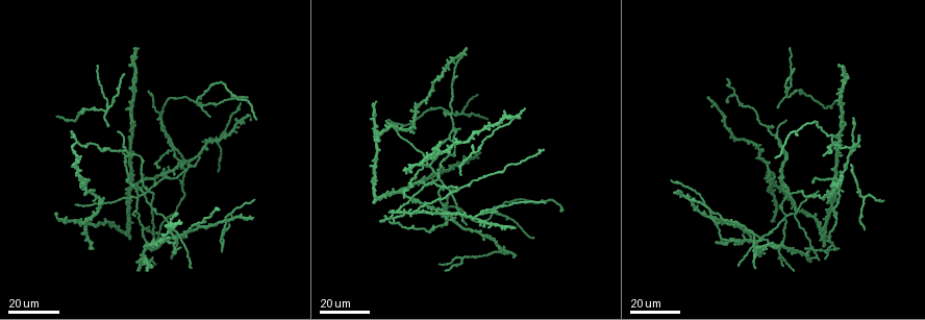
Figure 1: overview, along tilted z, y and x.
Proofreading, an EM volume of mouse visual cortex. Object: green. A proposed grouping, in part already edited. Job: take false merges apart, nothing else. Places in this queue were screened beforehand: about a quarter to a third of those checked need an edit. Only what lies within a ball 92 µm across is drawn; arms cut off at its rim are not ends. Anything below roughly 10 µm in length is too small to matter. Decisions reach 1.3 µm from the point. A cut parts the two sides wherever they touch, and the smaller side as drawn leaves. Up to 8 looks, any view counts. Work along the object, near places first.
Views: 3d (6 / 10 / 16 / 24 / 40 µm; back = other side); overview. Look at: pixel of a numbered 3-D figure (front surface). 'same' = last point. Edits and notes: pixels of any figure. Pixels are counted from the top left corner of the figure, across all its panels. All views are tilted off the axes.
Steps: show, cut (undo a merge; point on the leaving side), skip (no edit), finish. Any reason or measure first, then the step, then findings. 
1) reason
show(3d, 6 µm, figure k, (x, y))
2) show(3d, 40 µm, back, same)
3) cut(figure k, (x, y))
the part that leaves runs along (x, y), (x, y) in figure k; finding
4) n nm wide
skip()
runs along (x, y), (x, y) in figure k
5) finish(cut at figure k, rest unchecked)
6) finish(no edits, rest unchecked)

four-way junction
show(3d, 24 µm, figure 1, (424, 184))

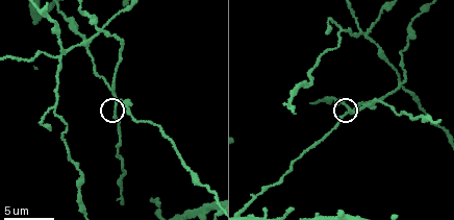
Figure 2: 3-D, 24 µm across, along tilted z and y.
show(3d, 6 µm, figure 2, (116, 101))

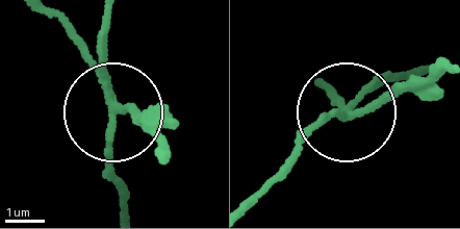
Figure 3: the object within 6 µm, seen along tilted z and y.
4 arms
cut(figure 3, (82, 54))
the part that leaves runs along (119, 104), (157, 125), (168, 147) in figure 3; a second neuron is stuck on

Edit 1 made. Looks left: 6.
show(overview)

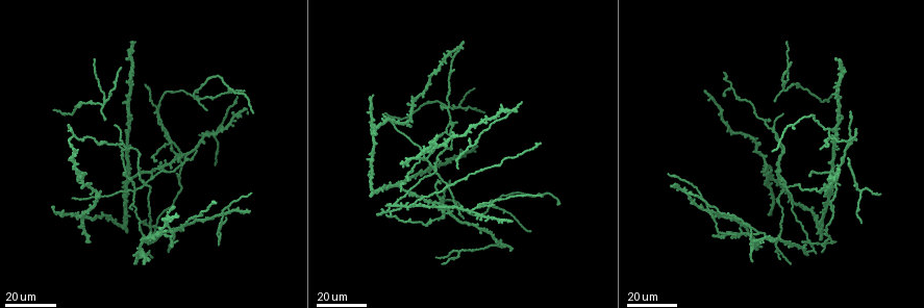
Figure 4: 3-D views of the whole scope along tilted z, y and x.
three-way junction
show(3d, 24 µm, figure 4, (127, 150))

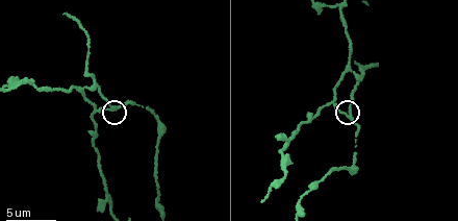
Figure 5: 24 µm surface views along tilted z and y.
closer look
show(3d, 10 µm, figure 5, (348, 114))

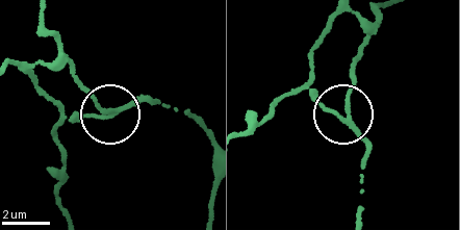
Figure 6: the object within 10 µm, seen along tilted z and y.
3 arms
skip()
continuous, no second neuron

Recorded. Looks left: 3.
four or more arms meet
show(3d, 16 µm, figure 2, (360, 30))

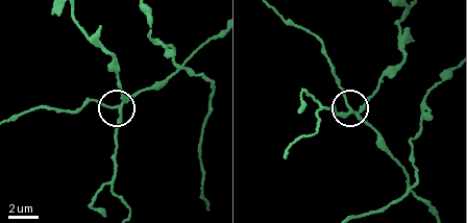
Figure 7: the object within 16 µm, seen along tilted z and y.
4 arms
cut(figure 7, (140, 91))
a second neuron is stuck on

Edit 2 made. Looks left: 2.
small branch off a trunk
show(3d, 10 µm, figure 5, (347, 63))

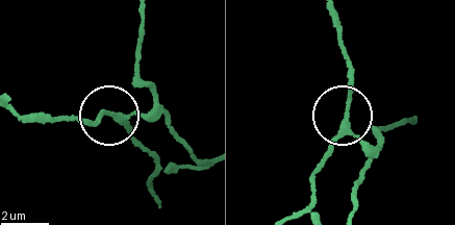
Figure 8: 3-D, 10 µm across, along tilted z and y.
3 arms
skip()
runs along (353, 215), (369, 158), (348, 119), (349, 60) in figure 8; all the same neuron

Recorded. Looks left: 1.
finish(cut at figure 3, cut at figure 7, rest unchecked)

